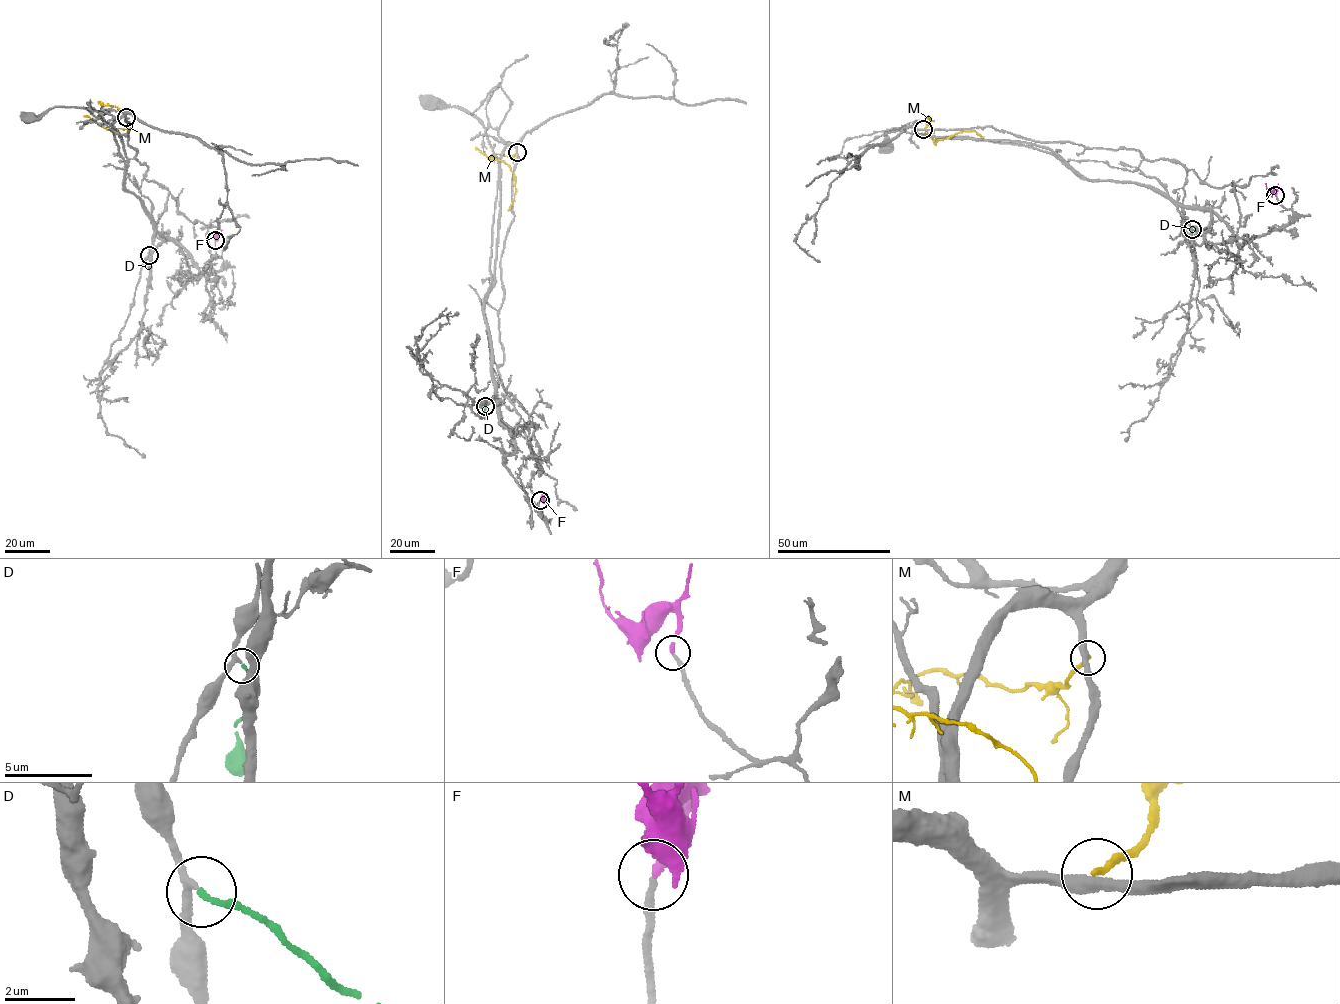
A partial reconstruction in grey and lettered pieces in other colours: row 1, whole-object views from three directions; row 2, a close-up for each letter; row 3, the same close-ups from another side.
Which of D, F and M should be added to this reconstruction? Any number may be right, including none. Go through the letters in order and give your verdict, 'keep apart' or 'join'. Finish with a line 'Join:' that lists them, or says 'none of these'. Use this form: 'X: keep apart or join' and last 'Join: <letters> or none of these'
D: join
F: join
M: keep apart
Join: D, F

